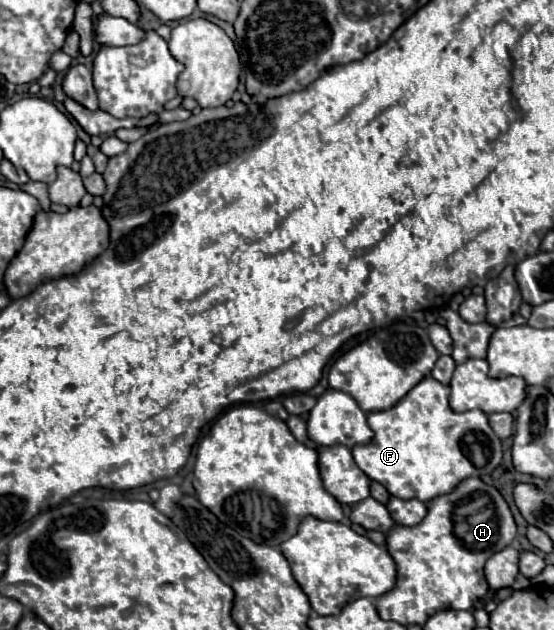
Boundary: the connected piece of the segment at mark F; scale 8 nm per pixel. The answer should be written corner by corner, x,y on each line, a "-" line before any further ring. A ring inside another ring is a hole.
427,376
393,408
381,412
369,412
367,422
375,432
375,436
369,444
359,444
351,450
357,466
371,480
385,486
391,496
403,500
417,498
421,502
429,502
437,496
453,492
465,478
491,474
501,464
503,450
501,450
499,436
489,426
487,414
481,410
467,410
461,414
453,412
447,400
449,400
449,386
433,380
433,376

